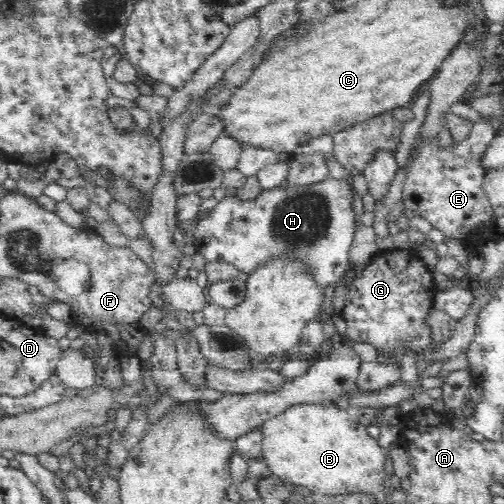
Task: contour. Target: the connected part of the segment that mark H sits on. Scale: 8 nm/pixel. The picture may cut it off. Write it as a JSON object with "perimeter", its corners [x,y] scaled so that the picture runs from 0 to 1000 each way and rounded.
{"perimeter":[[[651,353],[611,365],[563,375],[558,369],[540,377],[522,377],[502,397],[484,397],[446,389],[409,429],[399,429],[385,456],[387,496],[401,502],[415,520],[452,520],[474,538],[496,544],[504,534],[528,524],[544,506],[571,506],[609,520],[621,532],[621,544],[637,571],[655,573],[679,556],[679,546],[700,528],[694,514],[694,490],[704,458],[704,419],[700,417],[700,373],[690,355]]]}

